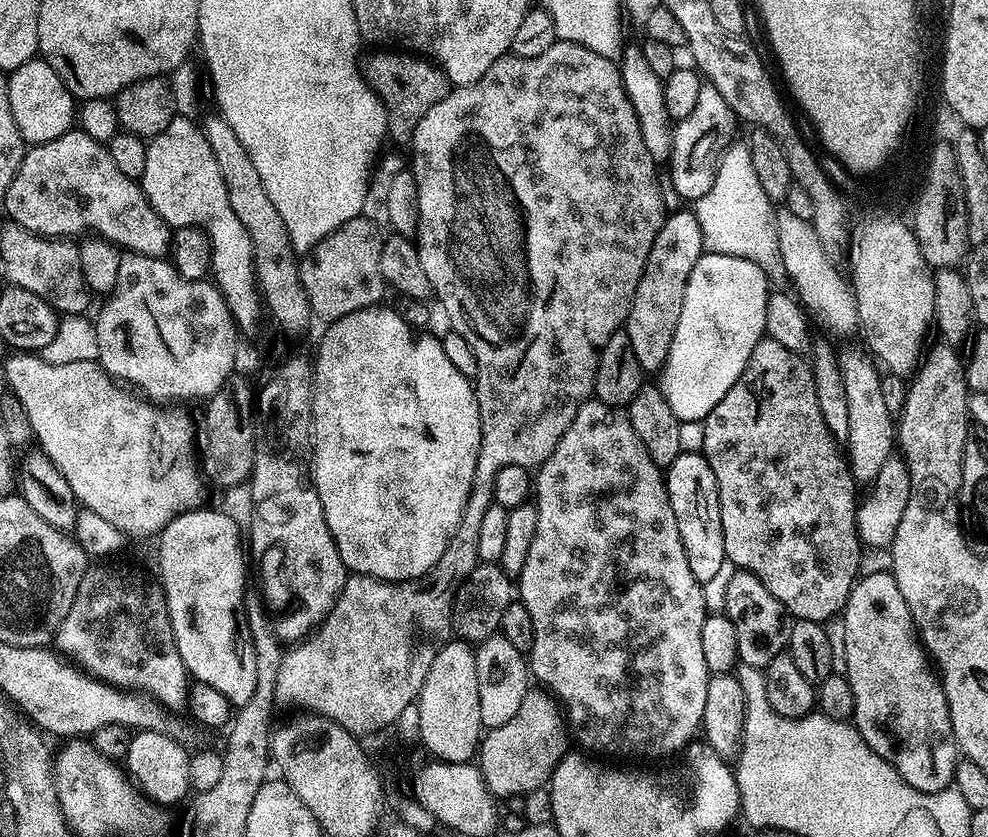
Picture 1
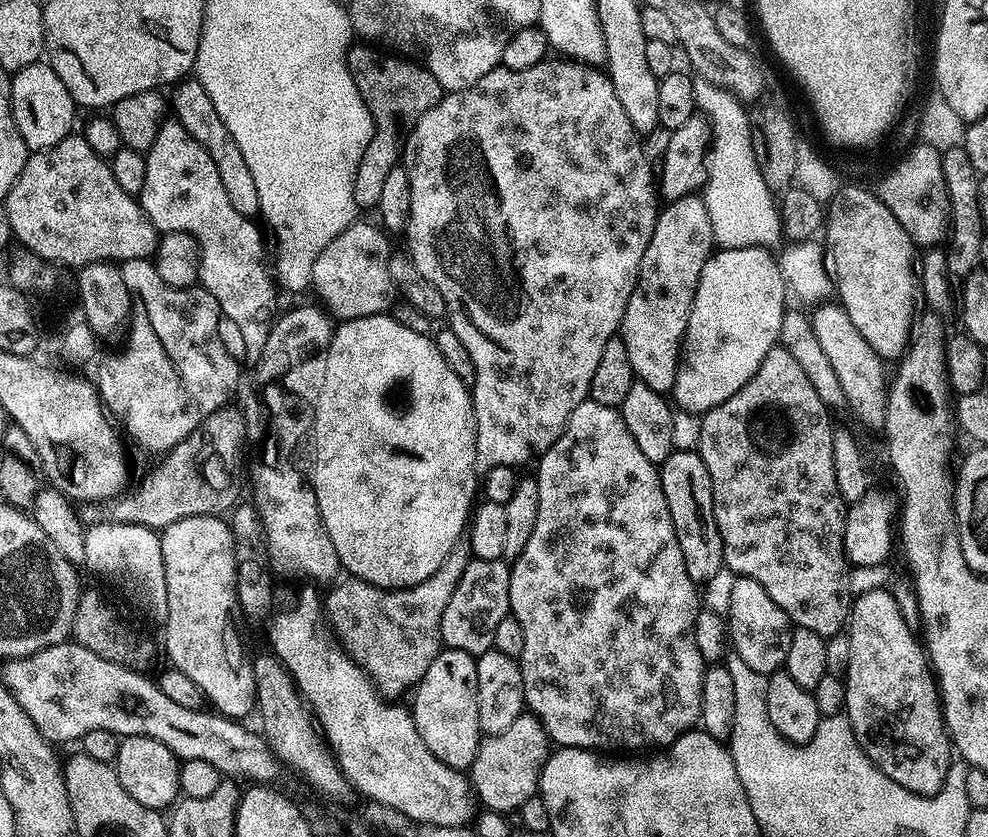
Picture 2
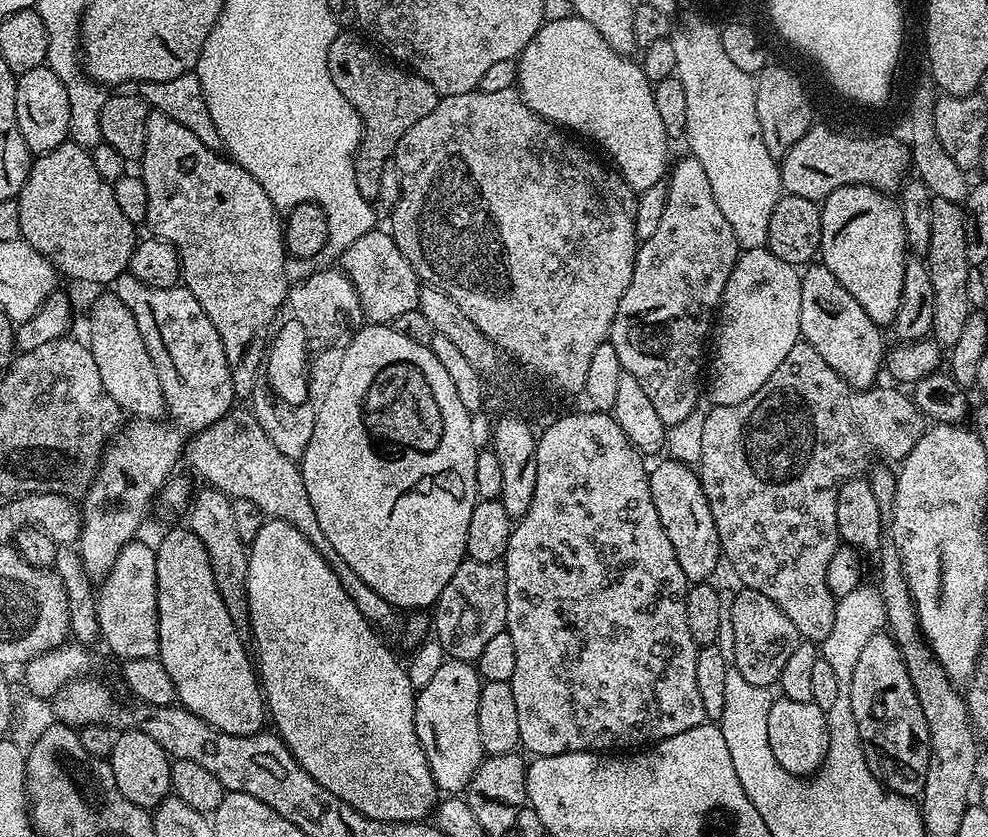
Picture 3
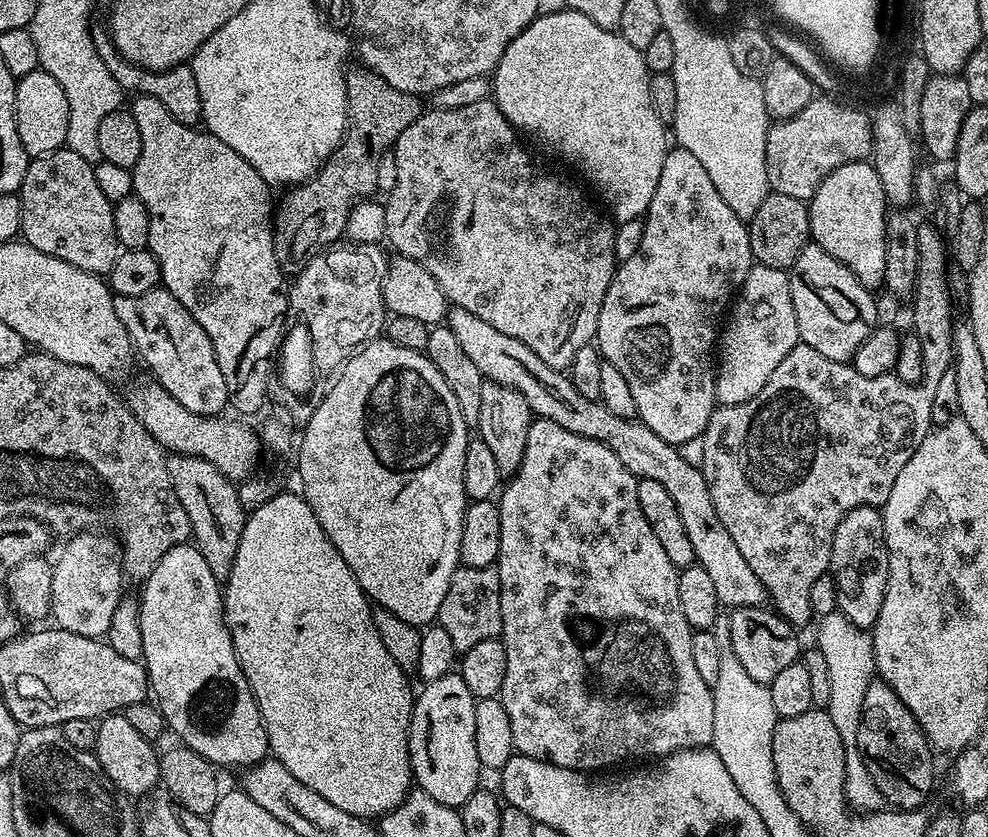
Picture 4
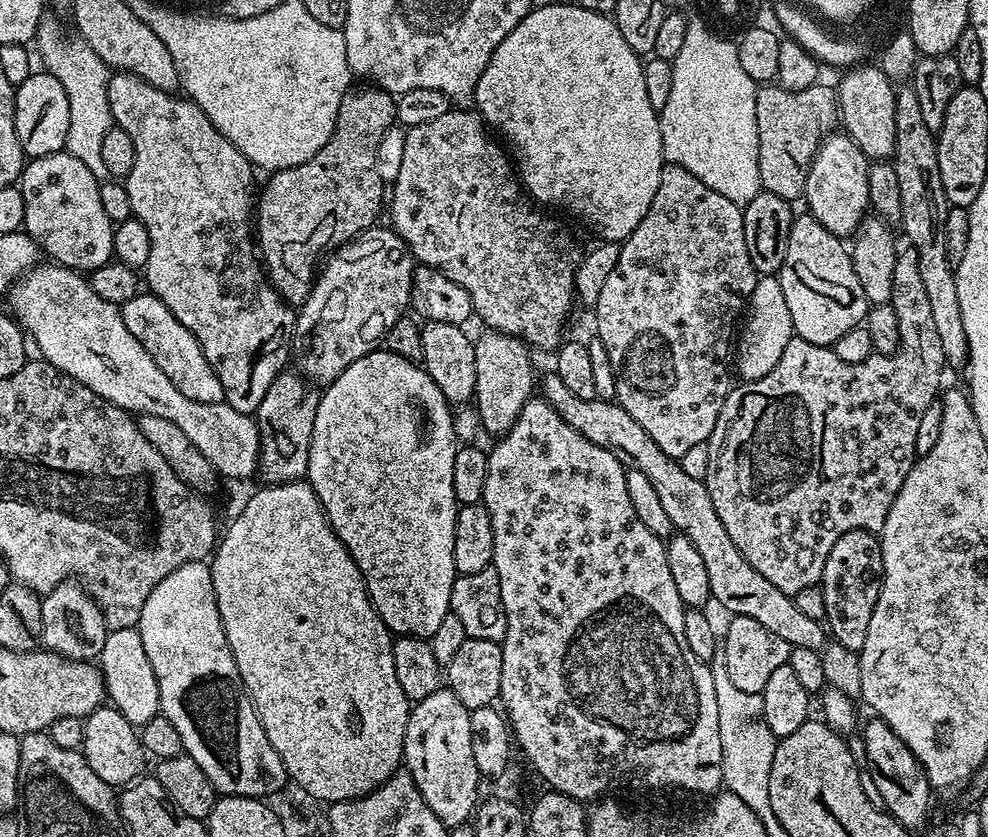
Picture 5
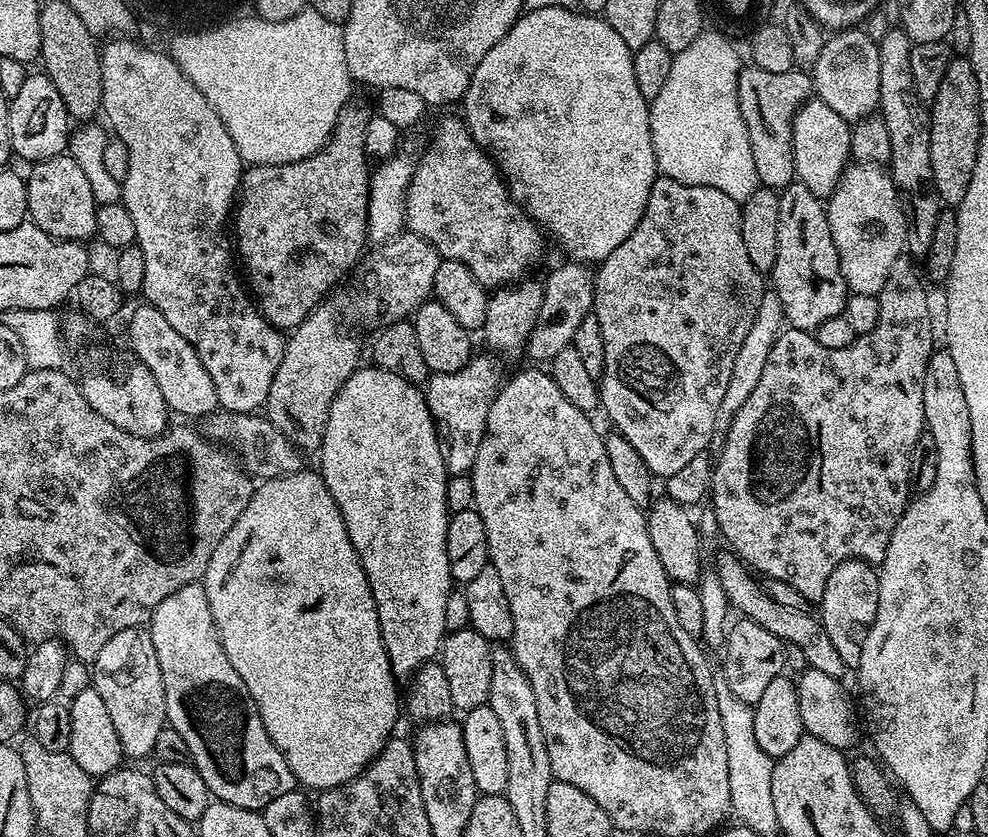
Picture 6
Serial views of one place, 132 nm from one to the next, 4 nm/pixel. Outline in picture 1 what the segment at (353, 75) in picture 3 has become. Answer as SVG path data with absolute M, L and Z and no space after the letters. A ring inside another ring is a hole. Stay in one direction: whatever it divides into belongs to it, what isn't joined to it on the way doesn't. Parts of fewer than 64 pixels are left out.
M372 50L360 61L360 73L382 102L388 119L388 136L396 144L411 145L412 135L418 130L418 122L426 118L433 106L438 106L450 91L444 69L431 59L403 50Z

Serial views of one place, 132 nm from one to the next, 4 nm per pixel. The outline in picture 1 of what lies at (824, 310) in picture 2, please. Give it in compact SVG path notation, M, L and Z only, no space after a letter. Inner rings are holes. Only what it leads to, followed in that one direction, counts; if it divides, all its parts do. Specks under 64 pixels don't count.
M841 351L838 359L842 382L846 386L846 406L850 409L846 459L852 469L853 481L857 485L868 486L878 474L878 470L882 470L882 462L886 462L886 458L893 455L898 444L898 428L894 423L894 416L886 410L881 397L881 369L874 363L871 355L861 352Z

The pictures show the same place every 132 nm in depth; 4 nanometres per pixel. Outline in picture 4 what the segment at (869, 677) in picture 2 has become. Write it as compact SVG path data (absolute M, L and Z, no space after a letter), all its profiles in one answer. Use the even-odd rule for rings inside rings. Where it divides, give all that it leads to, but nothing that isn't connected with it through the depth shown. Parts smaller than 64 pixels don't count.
M876 678L869 684L866 696L862 698L862 714L858 722L856 745L866 762L866 770L870 770L870 778L878 786L885 801L896 810L920 810L925 807L928 795L932 792L932 756L934 749L924 737L923 730L918 726L914 714L906 710L904 703L894 694L894 690L883 680Z

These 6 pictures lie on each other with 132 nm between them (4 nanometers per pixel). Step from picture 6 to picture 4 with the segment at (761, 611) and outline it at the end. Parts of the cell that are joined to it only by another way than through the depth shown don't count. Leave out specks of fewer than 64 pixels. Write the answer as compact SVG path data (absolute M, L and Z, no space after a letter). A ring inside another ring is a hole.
M449 307L446 327L450 334L454 334L463 352L474 361L474 366L478 366L485 381L518 390L518 394L526 398L533 417L558 422L562 430L607 444L614 454L618 454L618 462L622 462L633 476L659 482L669 492L670 498L674 498L674 506L678 506L678 514L682 514L682 526L686 526L690 546L694 546L696 563L710 574L714 591L725 609L758 608L768 600L768 591L762 582L758 582L758 574L750 570L734 538L730 538L726 526L722 526L714 510L714 501L710 499L703 471L690 466L690 462L682 458L677 445L658 438L658 434L641 424L639 419L618 418L618 414L610 414L599 400L582 398L564 372L546 366L546 362L542 362L542 358L538 358L526 342L518 342L518 338L510 338L510 334L502 334L502 330L494 330L494 326L490 326L490 322L482 322L478 314L470 314L470 310L465 308Z

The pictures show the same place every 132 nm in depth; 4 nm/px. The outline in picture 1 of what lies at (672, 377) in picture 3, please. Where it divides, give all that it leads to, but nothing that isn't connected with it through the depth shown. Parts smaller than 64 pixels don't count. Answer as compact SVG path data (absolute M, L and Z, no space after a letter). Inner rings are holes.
M695 211L665 215L662 230L658 230L658 238L654 238L654 246L650 246L650 258L646 258L642 278L638 278L638 290L626 321L630 346L645 373L659 373L664 366L674 326L678 326L678 314L682 312L682 294L686 294L690 270L694 270L694 262L698 262L705 251Z

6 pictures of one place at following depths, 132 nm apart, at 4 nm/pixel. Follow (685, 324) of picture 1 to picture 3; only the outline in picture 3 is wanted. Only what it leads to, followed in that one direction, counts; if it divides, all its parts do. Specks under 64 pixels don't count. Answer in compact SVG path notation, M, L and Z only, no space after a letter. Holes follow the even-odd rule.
M767 246L741 251L720 299L718 323L715 325L714 339L710 344L712 369L709 372L707 369L706 372L706 396L712 399L713 405L746 402L746 398L750 398L750 394L754 394L754 390L758 390L758 386L762 386L762 382L766 382L766 378L770 378L770 374L774 374L778 366L782 366L782 358L786 358L786 354L790 354L790 350L794 350L794 346L801 343L800 277L797 265L782 262L782 258L775 256Z

